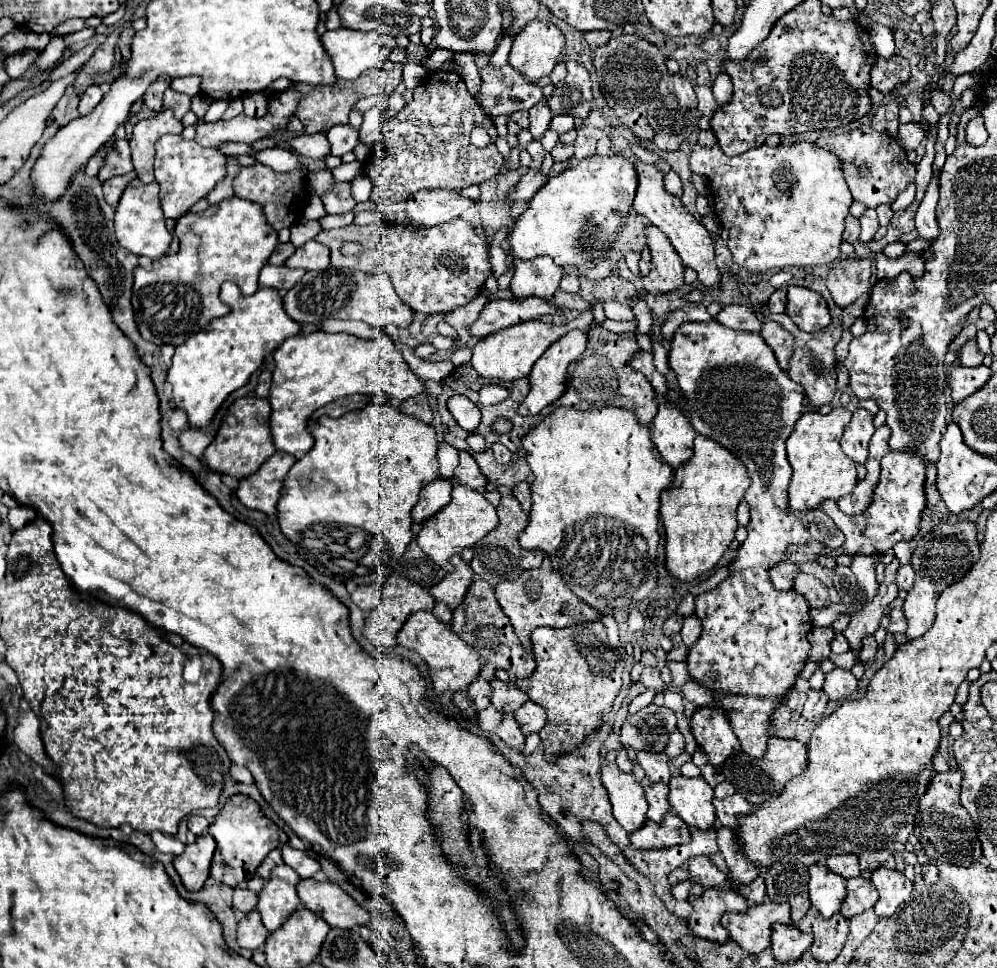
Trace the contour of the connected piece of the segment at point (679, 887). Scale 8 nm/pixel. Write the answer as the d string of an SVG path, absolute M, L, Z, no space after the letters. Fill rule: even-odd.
M684 881L684 883L676 883L672 891L674 891L674 895L676 895L678 899L688 899L694 891L698 891L698 893L700 893L702 889L700 889L698 885L694 885L692 881Z

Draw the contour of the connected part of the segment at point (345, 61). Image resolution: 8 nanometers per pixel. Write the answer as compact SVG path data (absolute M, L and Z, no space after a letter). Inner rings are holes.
M346 27L326 31L322 43L332 57L338 79L356 79L360 73L380 67L396 47L392 35L362 33Z

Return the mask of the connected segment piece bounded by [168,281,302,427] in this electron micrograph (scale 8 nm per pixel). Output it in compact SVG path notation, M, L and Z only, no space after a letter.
M226 281L220 299L232 307L232 313L212 321L204 331L178 345L168 371L168 381L174 387L174 405L188 413L192 427L208 427L226 397L250 381L250 375L262 365L264 357L276 351L284 339L302 331L296 321L286 317L282 297L276 289L262 287L246 297L236 283Z

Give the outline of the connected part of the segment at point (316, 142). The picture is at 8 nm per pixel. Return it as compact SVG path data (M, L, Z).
M322 133L322 135L300 135L300 137L294 137L290 141L290 145L294 147L294 151L298 155L306 155L312 159L322 159L322 157L330 155L326 133Z

